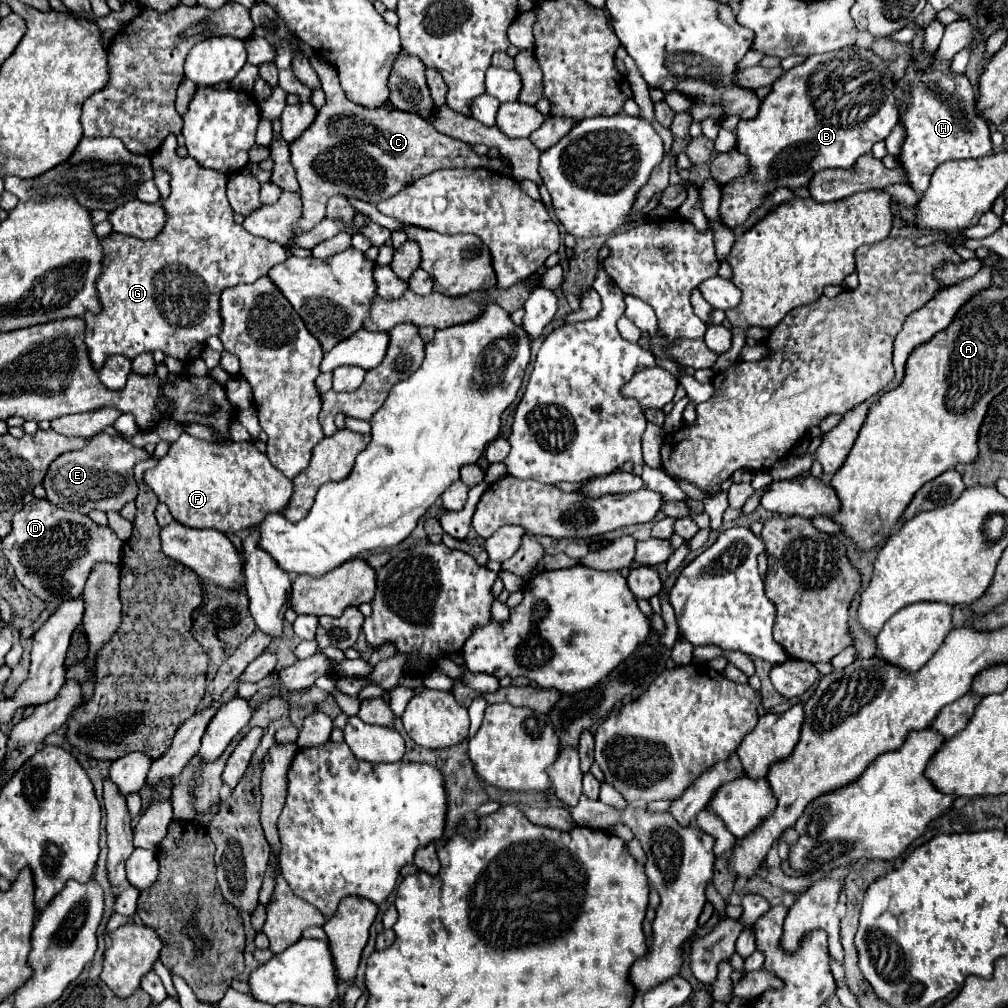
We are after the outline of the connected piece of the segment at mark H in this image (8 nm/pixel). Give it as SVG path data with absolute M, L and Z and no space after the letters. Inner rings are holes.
M919 30L913 38L913 62L907 66L905 78L899 82L903 92L911 94L911 106L905 110L903 100L899 104L899 120L905 124L907 136L903 142L903 150L899 154L901 166L907 170L911 188L915 192L925 192L935 168L947 160L961 160L961 158L983 158L993 152L989 124L975 112L975 92L965 78L965 74L951 76L949 62L937 62L933 58L931 66L927 66L925 74L915 74L915 58L923 50L925 32Z

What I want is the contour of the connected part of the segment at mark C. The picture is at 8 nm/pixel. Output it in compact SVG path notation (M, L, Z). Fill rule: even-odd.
M313 54L309 62L319 72L319 78L323 82L325 106L317 112L313 124L297 140L293 140L293 144L289 144L291 164L297 172L303 200L303 220L299 220L299 226L295 228L297 234L309 232L325 218L325 204L329 196L341 194L379 204L379 200L387 200L401 192L407 184L411 184L411 180L419 180L421 176L435 170L499 170L505 164L503 158L477 156L469 144L437 132L427 120L417 114L383 106L363 108L353 104L345 98L333 66L329 66L317 54ZM359 150L363 154L359 154ZM377 168L381 168L381 172L377 172Z

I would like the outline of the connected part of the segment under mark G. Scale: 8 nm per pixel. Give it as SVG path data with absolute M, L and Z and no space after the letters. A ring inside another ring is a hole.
M167 136L163 146L151 156L153 168L161 168L171 176L171 194L163 200L167 210L165 228L153 240L129 238L119 232L111 232L105 238L99 238L105 252L101 276L97 278L97 296L101 300L101 312L85 314L87 330L85 344L89 348L89 358L95 370L103 368L105 360L113 354L121 354L129 360L141 352L161 350L165 356L173 356L183 364L189 364L201 356L205 340L209 336L221 334L221 312L219 296L225 288L237 284L249 284L269 272L275 264L285 262L287 248L273 240L253 236L245 232L241 224L233 220L233 208L227 202L225 186L227 176L213 172L211 168L201 168L191 156L177 156L177 138Z

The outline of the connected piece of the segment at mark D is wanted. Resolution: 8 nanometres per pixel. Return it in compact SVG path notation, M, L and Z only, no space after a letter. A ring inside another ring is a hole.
M33 498L13 516L13 530L3 538L3 552L15 568L17 580L51 606L83 594L93 564L121 560L123 542L109 526L95 524L81 512L69 512L45 498Z

